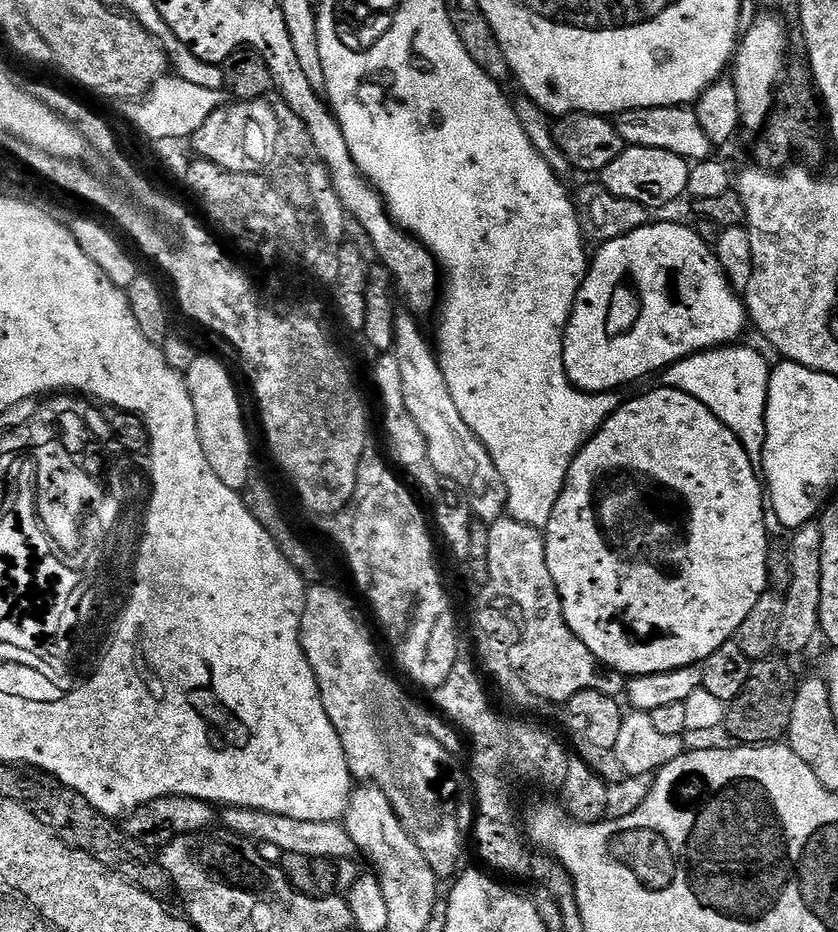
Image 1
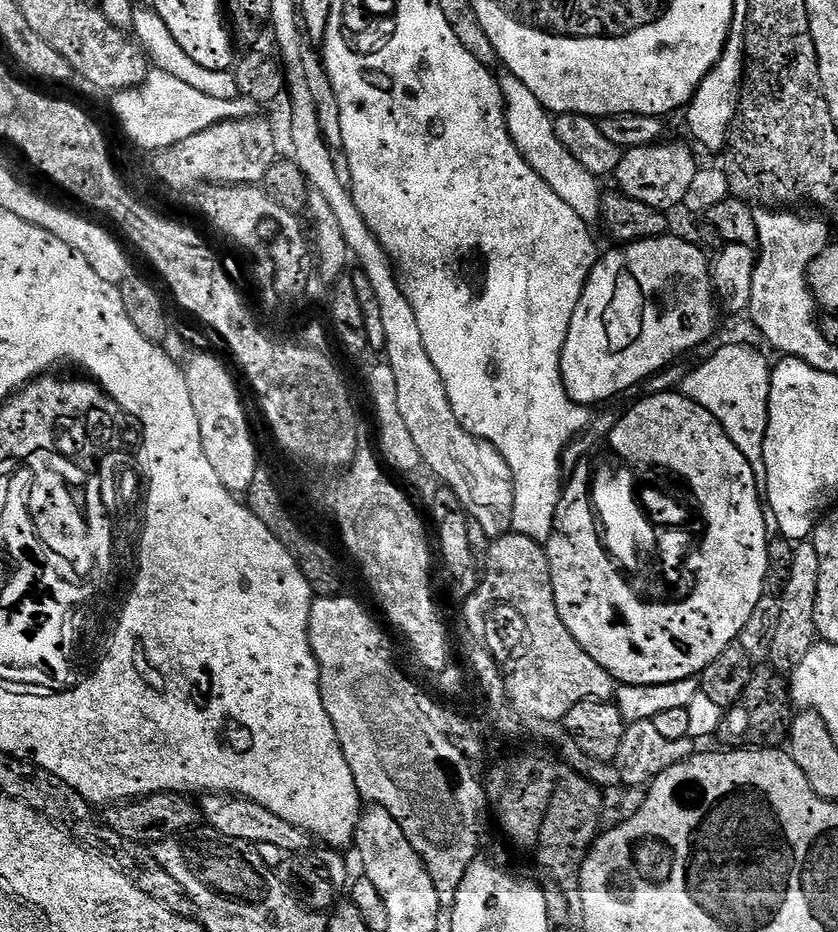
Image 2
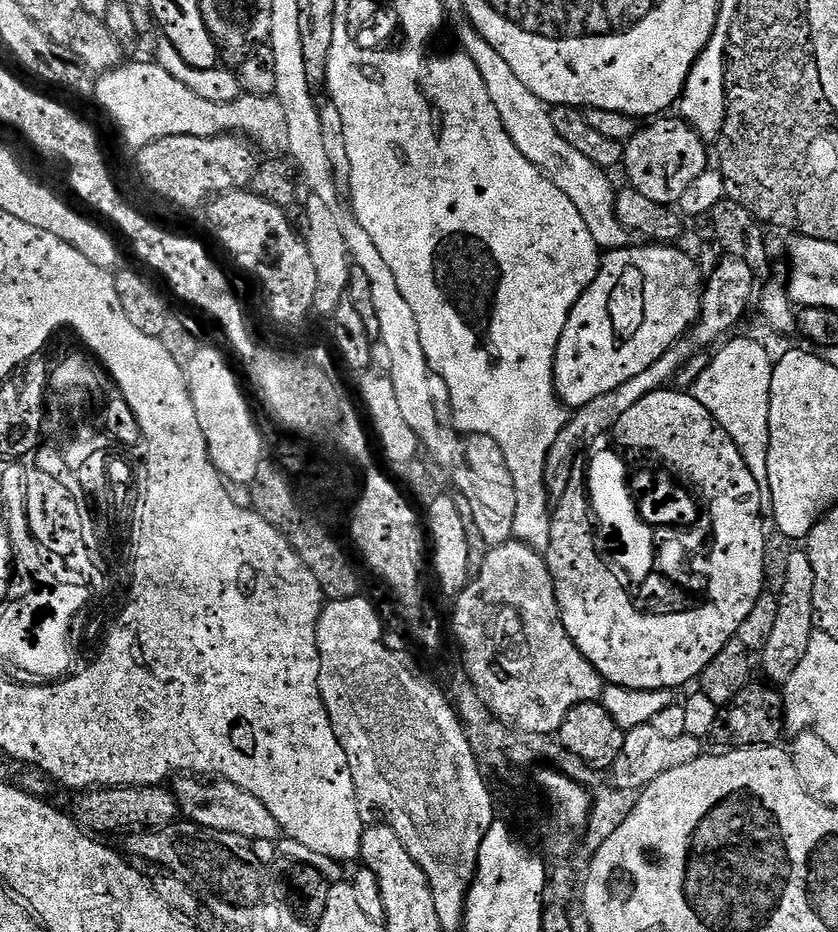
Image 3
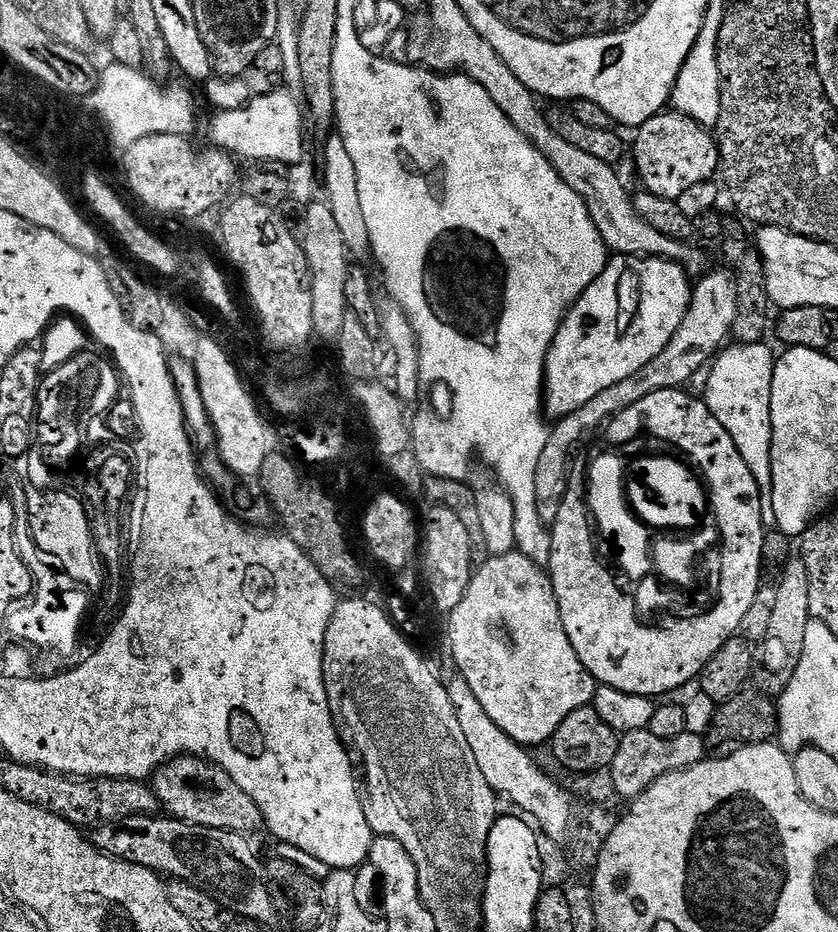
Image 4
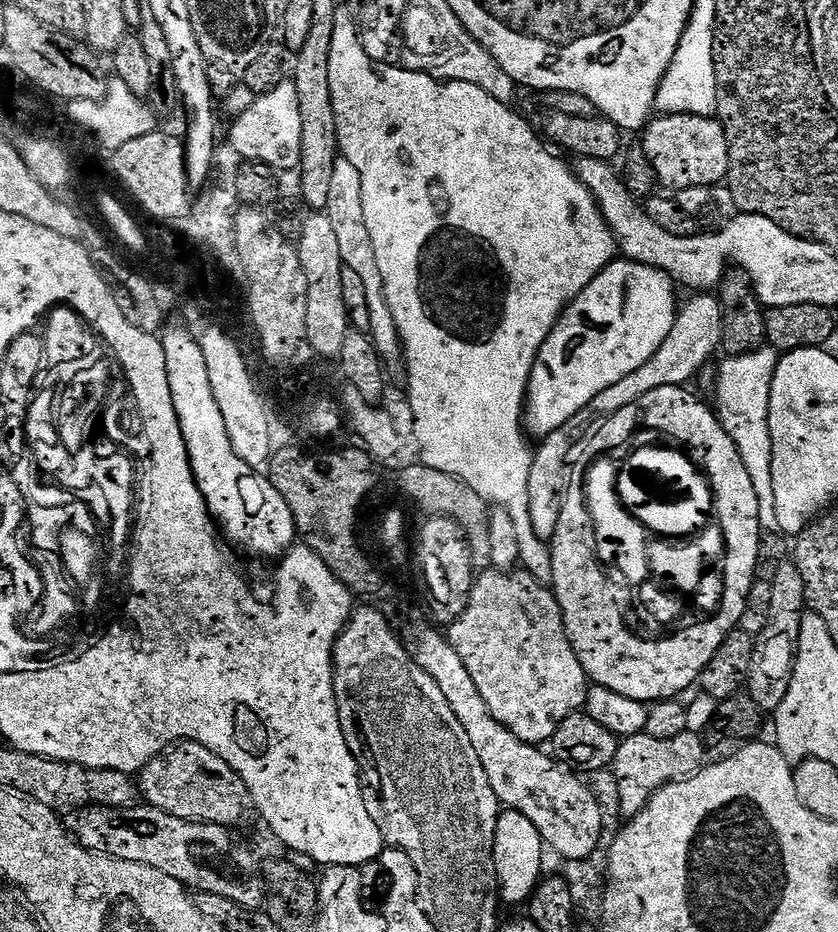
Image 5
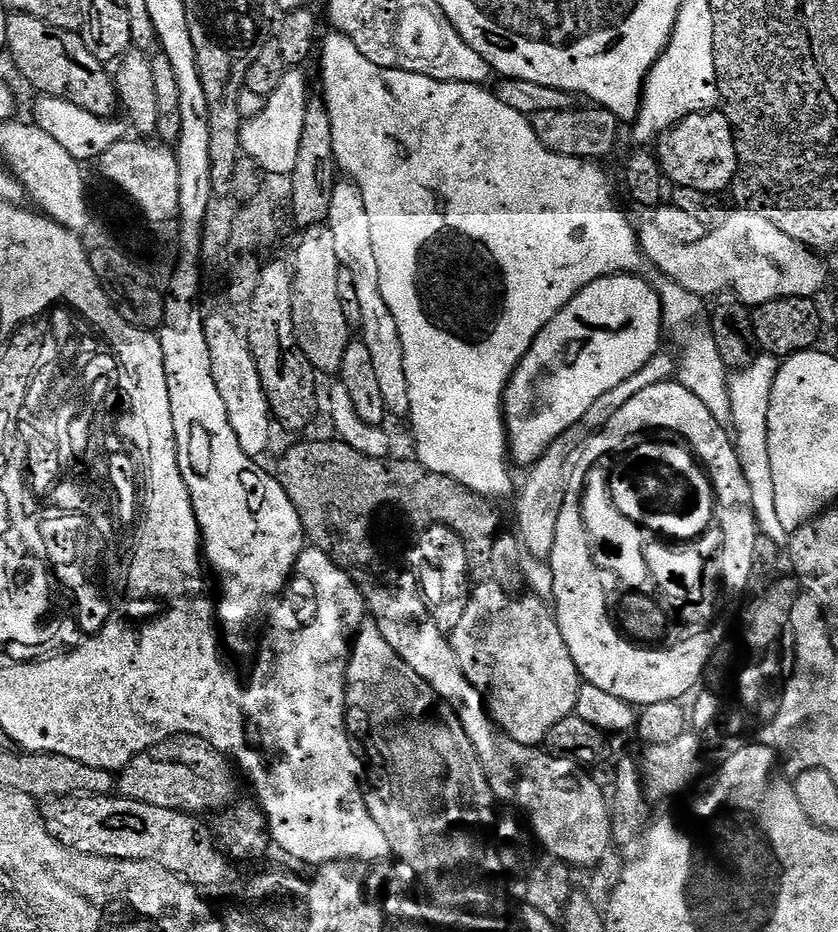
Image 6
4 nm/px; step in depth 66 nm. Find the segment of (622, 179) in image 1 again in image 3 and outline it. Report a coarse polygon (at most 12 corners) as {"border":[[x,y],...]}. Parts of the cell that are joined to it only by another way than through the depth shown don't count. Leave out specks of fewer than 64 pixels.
{"border":[[660,118],[624,144],[638,194],[679,205],[709,171],[705,141]]}

